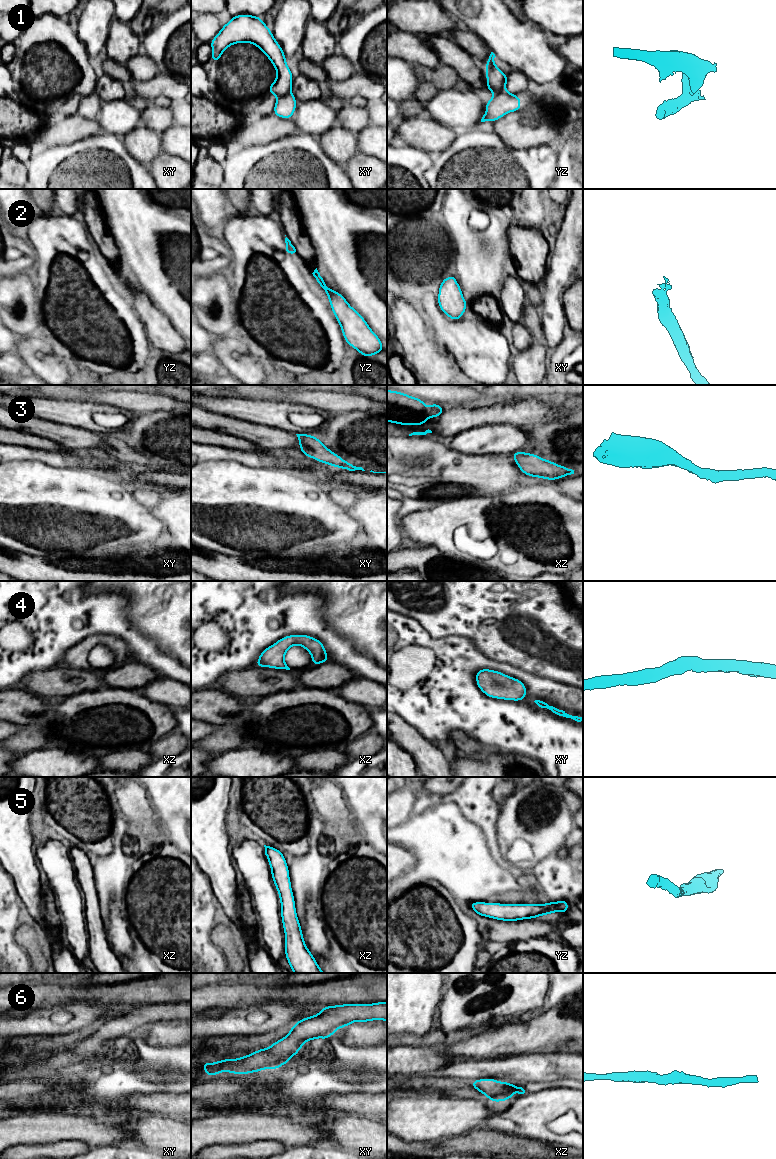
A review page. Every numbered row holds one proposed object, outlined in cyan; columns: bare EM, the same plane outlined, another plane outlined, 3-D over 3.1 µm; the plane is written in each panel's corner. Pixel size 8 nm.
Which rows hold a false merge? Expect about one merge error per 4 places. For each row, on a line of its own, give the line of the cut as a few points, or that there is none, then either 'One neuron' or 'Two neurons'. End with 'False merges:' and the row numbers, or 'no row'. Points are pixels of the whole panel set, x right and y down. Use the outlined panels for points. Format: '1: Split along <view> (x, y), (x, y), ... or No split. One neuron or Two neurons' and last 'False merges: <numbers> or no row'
1: Split along xy (290, 91), (278, 97). Two neurons
2: No split. One neuron
3: No split. One neuron
4: No split. One neuron
5: No split. One neuron
6: No split. One neuron
False merges: 1

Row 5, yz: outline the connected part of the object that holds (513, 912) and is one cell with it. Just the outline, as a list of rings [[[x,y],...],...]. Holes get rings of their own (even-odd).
[[[560,900],[546,904],[500,904],[486,902],[471,902],[469,906],[476,914],[499,921],[518,921],[533,919],[555,912],[568,913],[569,902]]]

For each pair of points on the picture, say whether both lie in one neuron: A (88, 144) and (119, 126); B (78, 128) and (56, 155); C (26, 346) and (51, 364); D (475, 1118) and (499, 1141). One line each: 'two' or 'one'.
A: two
B: two
C: one
D: two

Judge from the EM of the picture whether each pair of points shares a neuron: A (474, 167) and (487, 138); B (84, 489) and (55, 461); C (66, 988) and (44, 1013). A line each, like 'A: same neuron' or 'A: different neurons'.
A: same neuron
B: different neurons
C: different neurons

